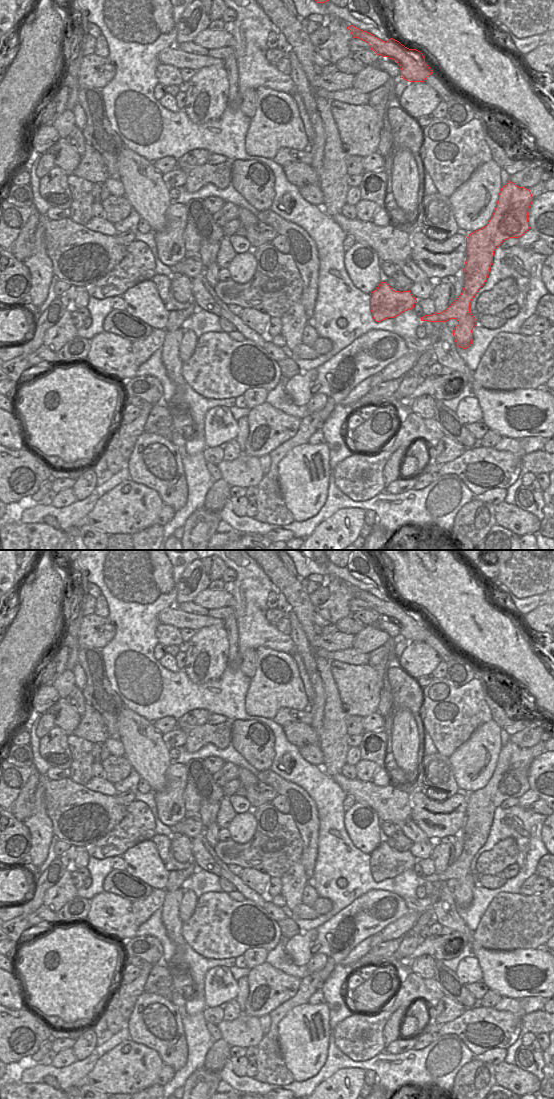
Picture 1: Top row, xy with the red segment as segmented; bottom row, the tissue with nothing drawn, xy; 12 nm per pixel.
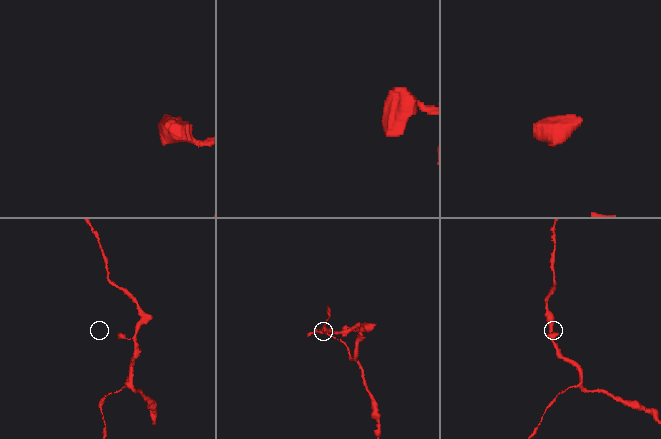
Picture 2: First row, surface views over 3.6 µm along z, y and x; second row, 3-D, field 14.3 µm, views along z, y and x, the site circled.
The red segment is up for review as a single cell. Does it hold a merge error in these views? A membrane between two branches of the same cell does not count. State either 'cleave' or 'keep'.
keep

